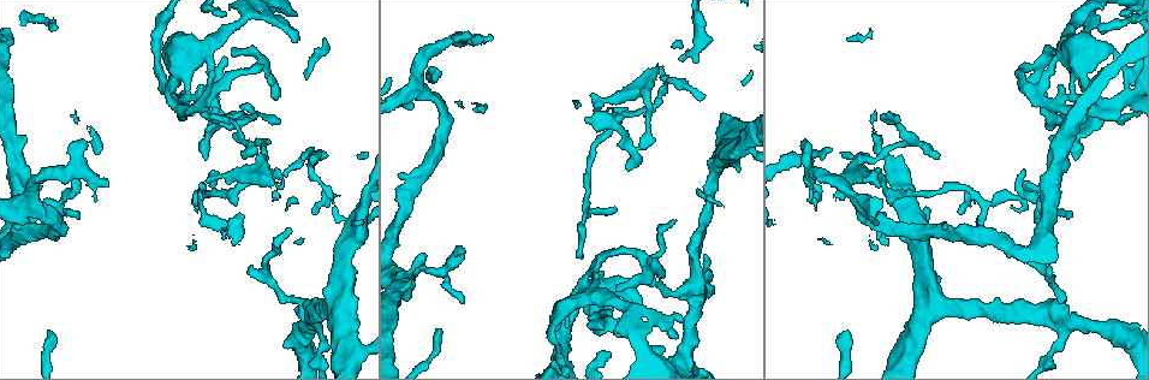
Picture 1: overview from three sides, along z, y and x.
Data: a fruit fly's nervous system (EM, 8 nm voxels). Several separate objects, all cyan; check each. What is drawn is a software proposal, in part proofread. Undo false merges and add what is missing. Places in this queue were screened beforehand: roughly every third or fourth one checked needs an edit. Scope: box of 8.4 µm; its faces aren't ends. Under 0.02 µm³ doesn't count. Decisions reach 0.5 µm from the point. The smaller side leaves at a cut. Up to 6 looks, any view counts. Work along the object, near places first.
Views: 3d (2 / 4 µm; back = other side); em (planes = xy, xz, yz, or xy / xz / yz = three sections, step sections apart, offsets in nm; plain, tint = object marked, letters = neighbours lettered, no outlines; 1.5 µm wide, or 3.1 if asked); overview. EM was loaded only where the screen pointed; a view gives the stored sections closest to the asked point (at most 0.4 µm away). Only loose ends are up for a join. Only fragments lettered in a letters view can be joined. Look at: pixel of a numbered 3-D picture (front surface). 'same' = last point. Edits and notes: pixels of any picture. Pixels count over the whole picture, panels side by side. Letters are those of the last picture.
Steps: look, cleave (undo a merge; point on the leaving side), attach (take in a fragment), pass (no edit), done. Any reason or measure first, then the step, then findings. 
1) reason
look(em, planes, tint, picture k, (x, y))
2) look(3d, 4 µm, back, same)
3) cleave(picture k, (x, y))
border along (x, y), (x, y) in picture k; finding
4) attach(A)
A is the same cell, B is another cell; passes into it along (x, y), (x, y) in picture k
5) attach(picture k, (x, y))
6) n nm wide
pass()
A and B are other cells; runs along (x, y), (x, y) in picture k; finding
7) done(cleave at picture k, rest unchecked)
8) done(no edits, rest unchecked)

thick end
look(3d, 4 µm, picture 1, (1023, 184))

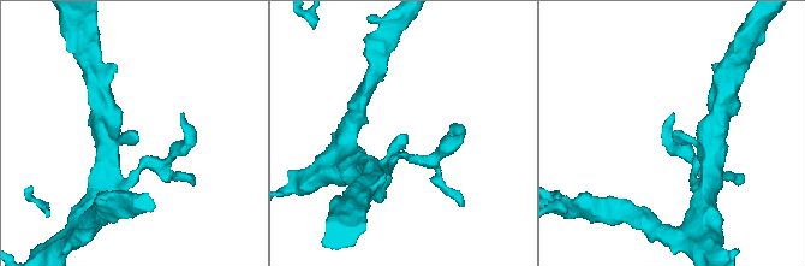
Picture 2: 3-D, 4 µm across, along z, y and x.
need the tissue
look(em, planes, letters, picture 2, (399, 136))

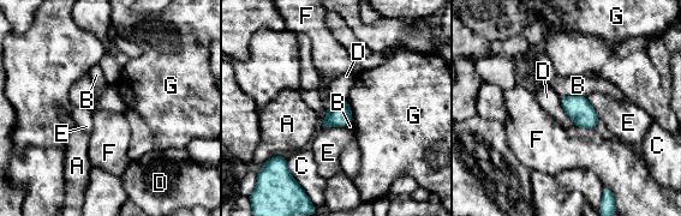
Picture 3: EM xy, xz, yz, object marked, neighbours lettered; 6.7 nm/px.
pass()
A, B, C, D, E, F and G are other cells; border along (560, 98), (561, 107), (575, 125) in picture 3; none of them fits

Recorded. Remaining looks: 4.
sharp bend
look(em, yz, step 4, tint, picture 1, (582, 211))

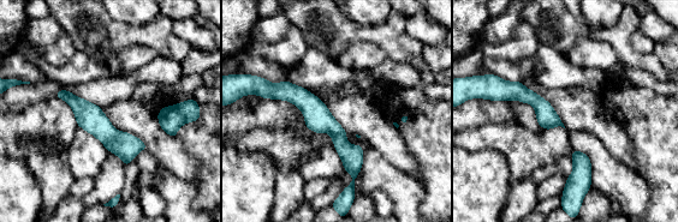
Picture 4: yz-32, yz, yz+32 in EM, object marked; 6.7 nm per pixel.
look(em, xz, step 4, tint, same)

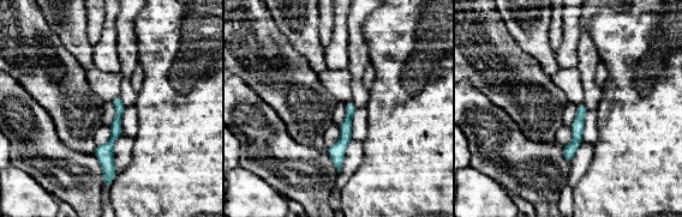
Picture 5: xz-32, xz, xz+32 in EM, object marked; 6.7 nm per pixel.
look(em, xz, step 4, letters, same)

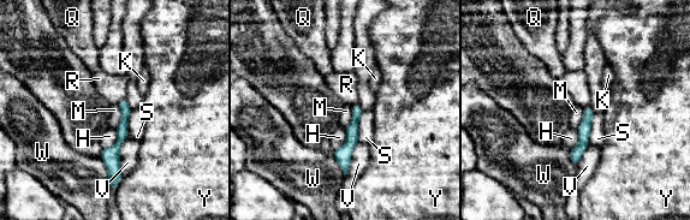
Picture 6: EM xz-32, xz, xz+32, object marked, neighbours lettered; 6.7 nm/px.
pass()
H, K, M, Q, R, S, V, W and Y are other cells; runs along (124, 103), (112, 177) in picture 6; one neuron here

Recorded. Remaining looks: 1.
done(no edits, rest unchecked)

